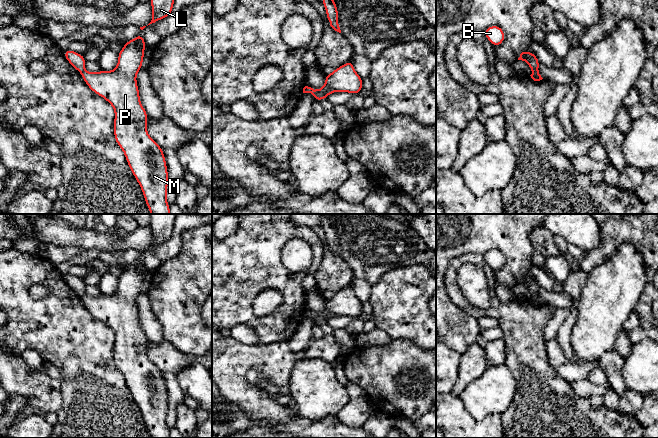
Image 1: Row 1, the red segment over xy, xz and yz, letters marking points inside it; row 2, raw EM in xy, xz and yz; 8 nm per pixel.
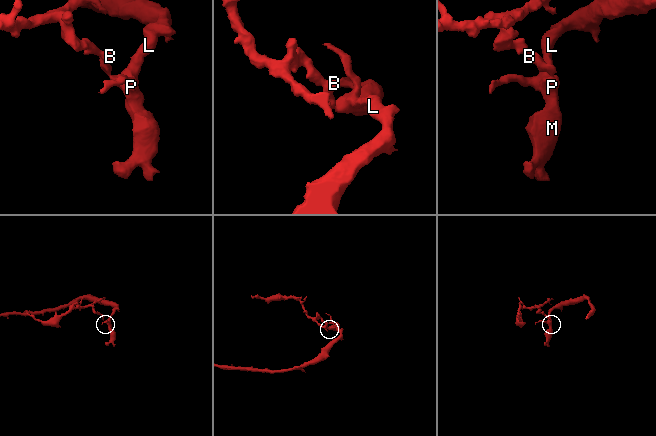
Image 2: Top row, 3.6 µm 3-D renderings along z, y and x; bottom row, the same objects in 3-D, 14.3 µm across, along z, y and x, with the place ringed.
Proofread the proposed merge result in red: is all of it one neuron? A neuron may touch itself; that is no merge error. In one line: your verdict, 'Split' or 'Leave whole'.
Split

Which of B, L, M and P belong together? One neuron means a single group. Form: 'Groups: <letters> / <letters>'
Groups: B / L M P

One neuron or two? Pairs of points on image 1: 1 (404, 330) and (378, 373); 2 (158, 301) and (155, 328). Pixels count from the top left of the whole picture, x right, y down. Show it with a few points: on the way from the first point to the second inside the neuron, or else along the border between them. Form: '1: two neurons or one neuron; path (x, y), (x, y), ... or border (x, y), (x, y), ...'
1: two neurons; border (392, 338), (403, 338), (421, 347)
2: two neurons; border (147, 296), (151, 310), (161, 325), (164, 339)

